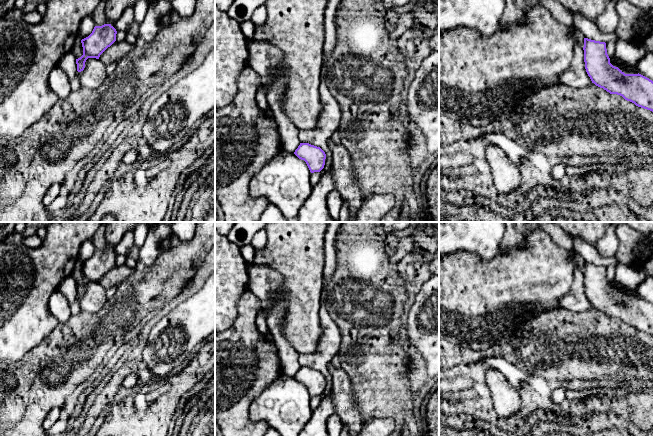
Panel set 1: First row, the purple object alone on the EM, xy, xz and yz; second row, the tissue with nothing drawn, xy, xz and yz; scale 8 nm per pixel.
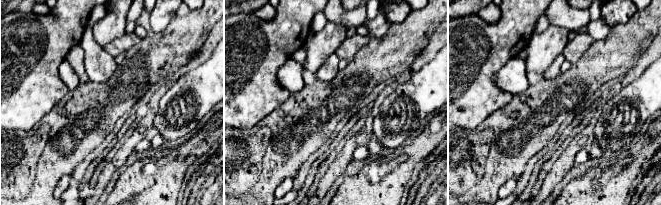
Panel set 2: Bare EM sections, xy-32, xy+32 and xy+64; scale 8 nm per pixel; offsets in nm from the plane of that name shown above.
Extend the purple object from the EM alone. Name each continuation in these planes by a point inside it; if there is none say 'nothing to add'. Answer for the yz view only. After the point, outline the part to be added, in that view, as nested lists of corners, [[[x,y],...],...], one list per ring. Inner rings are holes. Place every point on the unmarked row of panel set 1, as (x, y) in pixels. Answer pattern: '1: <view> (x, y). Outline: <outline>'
1: yz (578, 260). Outline: [[[574,250],[573,251],[573,259],[574,259],[574,264],[575,266],[579,267],[580,270],[583,272],[584,271],[584,260],[583,258]]]

